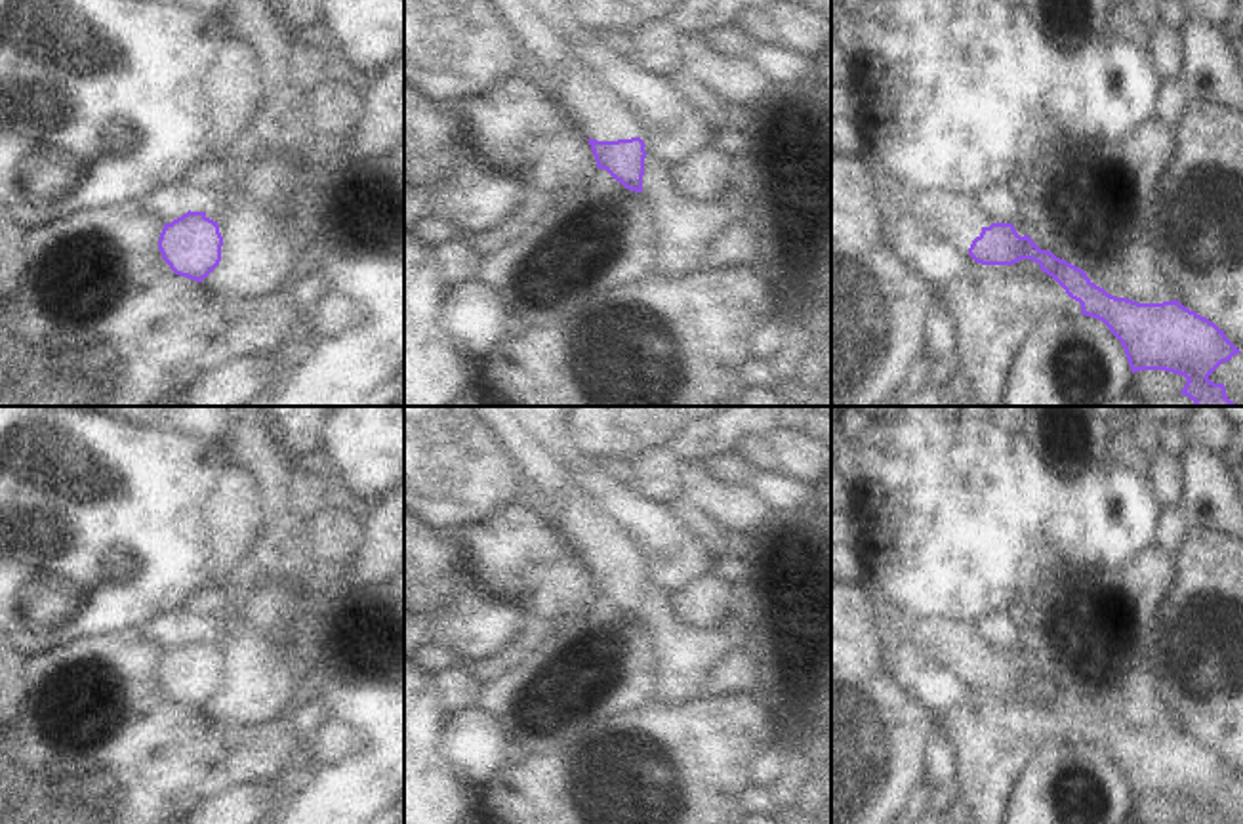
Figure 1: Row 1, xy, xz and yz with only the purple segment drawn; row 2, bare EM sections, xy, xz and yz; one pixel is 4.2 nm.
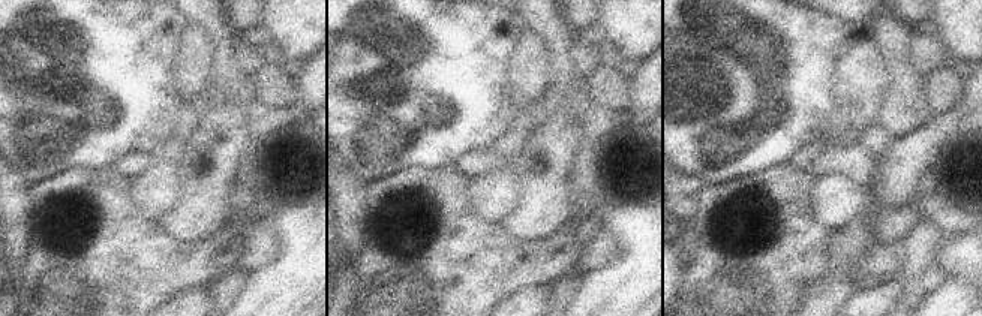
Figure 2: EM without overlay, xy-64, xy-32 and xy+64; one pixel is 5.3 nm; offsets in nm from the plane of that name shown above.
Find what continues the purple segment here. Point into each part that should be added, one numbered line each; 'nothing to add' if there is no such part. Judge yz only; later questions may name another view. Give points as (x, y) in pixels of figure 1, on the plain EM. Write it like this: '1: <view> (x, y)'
nothing to add.

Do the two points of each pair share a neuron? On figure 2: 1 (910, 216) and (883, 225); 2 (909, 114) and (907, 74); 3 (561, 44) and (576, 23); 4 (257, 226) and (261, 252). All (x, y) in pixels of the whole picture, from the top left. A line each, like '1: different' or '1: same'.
1: same
2: same
3: different
4: same

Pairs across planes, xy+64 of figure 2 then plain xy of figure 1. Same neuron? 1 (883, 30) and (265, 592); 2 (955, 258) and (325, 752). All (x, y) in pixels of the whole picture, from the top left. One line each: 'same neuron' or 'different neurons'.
1: different neurons
2: same neuron

